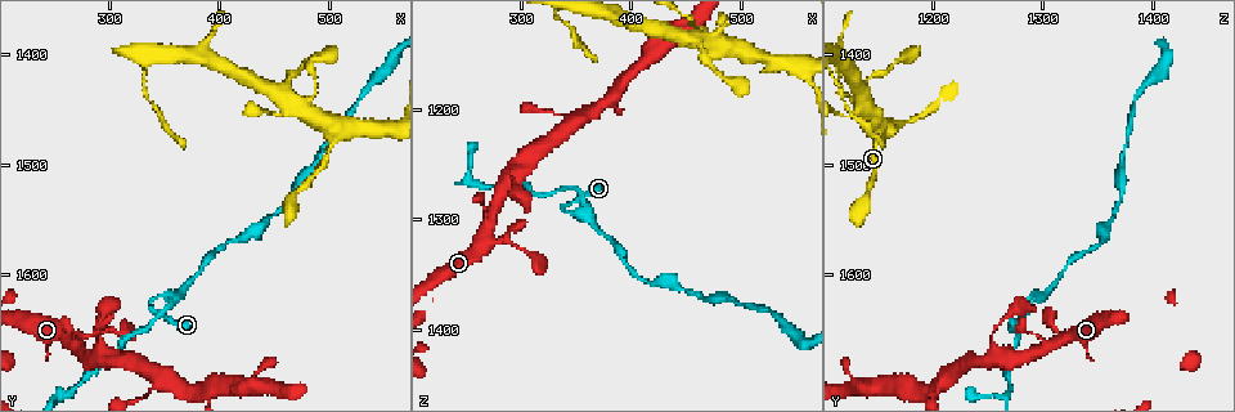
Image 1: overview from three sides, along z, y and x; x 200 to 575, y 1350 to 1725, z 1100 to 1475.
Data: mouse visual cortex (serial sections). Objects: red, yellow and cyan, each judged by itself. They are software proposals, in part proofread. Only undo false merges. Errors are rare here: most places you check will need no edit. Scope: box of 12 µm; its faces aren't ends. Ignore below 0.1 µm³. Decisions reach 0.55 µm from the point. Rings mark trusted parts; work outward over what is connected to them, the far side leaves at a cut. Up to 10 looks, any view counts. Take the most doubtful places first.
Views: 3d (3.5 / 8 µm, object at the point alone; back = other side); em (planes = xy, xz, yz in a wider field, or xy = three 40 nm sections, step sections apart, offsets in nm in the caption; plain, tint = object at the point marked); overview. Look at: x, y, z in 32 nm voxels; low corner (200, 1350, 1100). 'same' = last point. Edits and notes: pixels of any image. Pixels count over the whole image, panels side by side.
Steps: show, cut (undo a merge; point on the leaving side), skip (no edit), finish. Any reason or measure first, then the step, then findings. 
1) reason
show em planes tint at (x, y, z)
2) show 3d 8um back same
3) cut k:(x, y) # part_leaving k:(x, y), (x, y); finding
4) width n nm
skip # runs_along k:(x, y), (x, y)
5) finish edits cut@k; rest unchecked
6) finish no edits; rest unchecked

thick turns thin
show 3d 3.5um at (296, 1652, 1324)

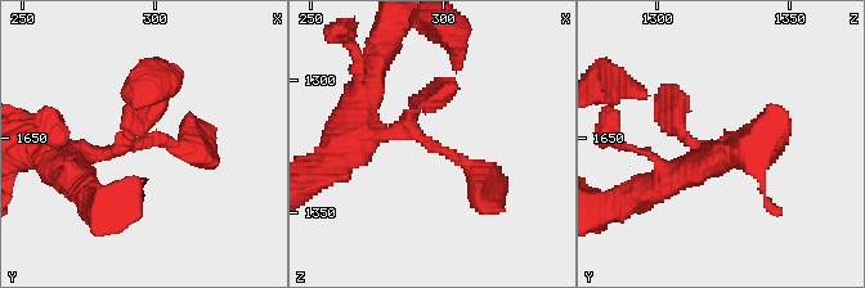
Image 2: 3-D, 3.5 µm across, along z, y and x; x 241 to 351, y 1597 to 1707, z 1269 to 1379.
now the EM
show em xy step 3 tint at (295, 1652, 1322)

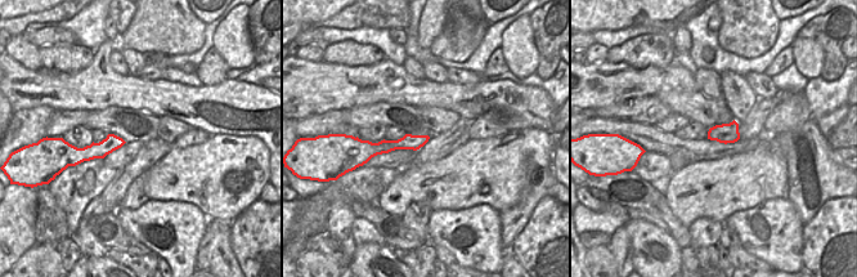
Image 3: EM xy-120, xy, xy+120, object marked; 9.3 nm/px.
width 140 nm
skip # runs_along 3:(425, 138), (416, 142), (371, 147); continuous, no second cell

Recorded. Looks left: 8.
show 3d 8um at (356, 1618, 1298)

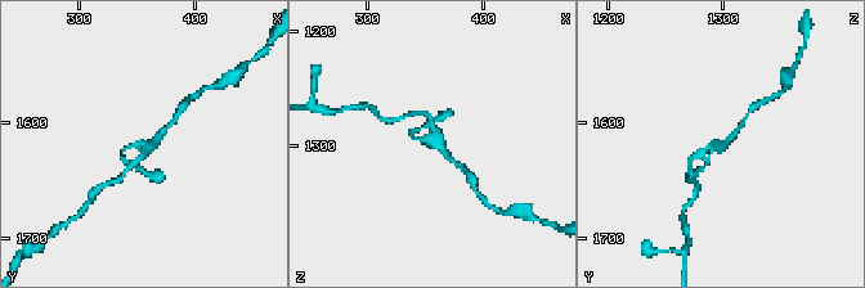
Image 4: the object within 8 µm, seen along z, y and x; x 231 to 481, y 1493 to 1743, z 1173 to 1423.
now the EM
show em xy step 3 tint at (356, 1618, 1296)

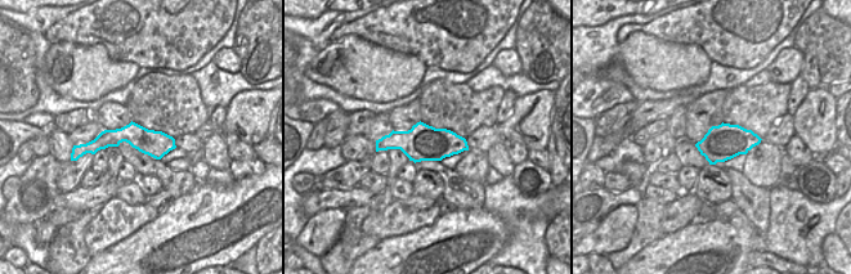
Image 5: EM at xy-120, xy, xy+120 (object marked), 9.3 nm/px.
skip # continuous, no second cell

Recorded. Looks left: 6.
thin arm on a thick one
show 3d 3.5um at (462, 1432, 1134)

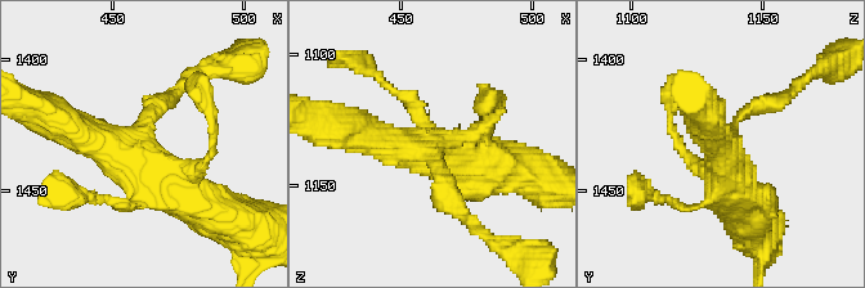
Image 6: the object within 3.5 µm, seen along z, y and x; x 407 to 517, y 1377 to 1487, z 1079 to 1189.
need the tissue
show em xy step 2 tint at (462, 1435, 1135)

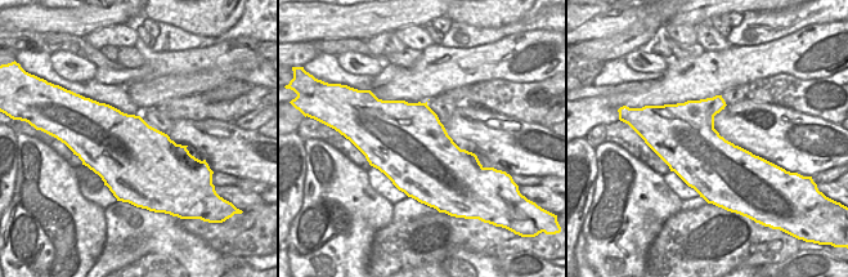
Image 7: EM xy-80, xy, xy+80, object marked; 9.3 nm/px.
arm_widths 150, 150, 400, 600 nm
skip # all the same cell

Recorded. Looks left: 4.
side arm on a straight run
show 3d 3.5um at (290, 1664, 1254)

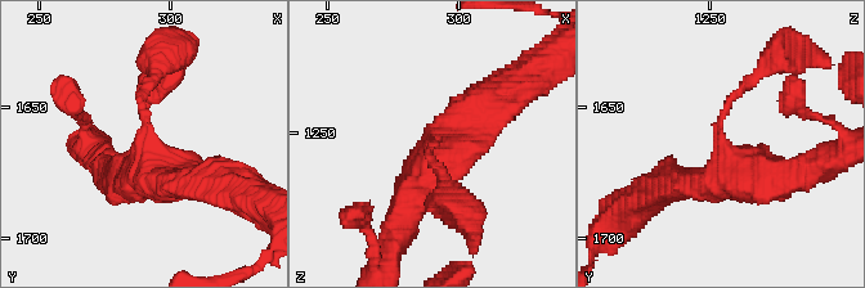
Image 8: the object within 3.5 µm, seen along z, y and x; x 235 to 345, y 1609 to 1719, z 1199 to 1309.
arms 3; arm_widths 100, 400, 450 nm; need the tissue
show em xy step 3 tint at (291, 1666, 1255)

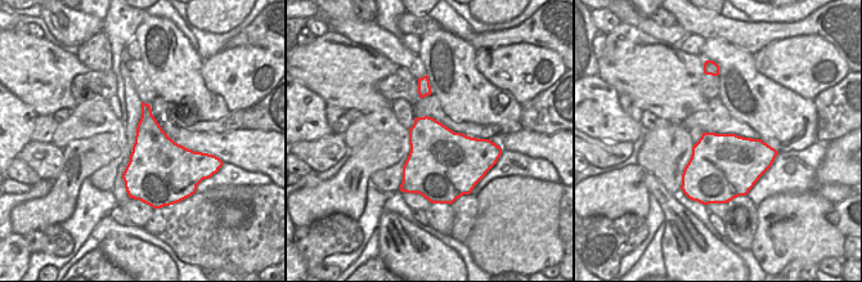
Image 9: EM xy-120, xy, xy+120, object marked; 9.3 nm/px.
skip # runs_along 8:(398, 226), (446, 138), (497, 95); all the same cell

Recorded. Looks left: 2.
finish no edits; rest unchecked

